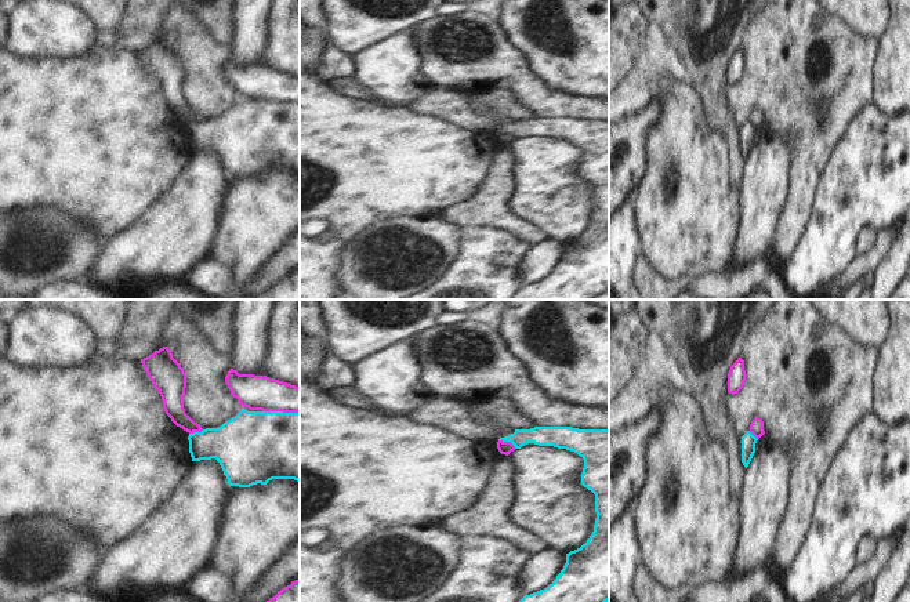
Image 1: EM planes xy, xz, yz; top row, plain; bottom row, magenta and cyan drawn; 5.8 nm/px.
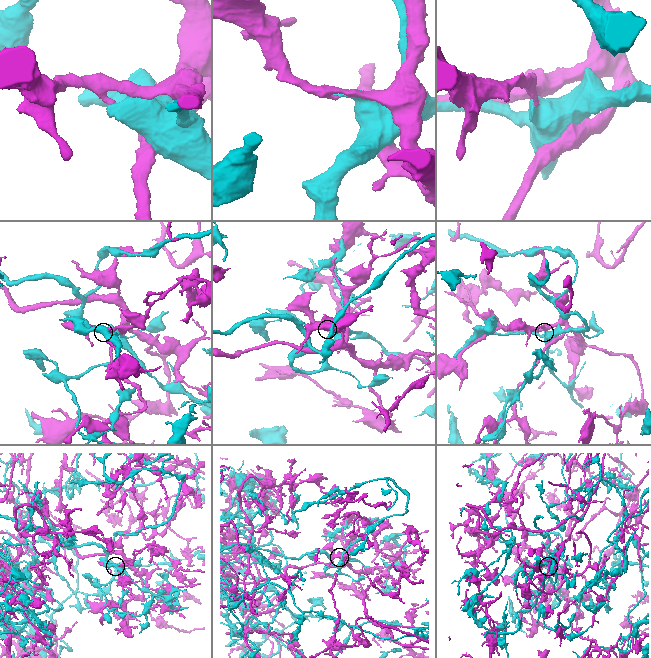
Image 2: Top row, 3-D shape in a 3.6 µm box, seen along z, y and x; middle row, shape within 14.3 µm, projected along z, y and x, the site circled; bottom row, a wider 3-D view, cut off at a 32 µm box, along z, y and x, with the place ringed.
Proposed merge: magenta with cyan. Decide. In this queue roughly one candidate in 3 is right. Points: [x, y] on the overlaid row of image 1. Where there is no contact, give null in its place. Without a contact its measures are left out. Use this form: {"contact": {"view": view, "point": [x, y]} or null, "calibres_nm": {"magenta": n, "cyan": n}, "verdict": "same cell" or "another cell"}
{"contact": {"view": "xz", "point": [507, 442]}, "calibres_nm": {"magenta": 80, "cyan": 110}, "verdict": "another cell"}

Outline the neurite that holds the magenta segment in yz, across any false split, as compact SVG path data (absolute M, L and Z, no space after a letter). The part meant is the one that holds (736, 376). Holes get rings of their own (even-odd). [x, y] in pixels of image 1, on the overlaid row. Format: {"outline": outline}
{"outline": "M739 358L728 373L728 392L732 395L737 394L744 385L746 376L744 360Z"}

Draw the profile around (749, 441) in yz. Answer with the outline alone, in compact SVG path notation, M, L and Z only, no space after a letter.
M747 431L742 436L742 463L746 468L748 467L748 464L755 453L757 440L758 439L750 431Z

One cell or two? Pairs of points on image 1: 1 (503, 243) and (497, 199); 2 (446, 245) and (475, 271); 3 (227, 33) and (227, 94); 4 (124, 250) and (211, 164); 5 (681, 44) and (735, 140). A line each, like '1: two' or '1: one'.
1: two
2: two
3: two
4: one
5: one

